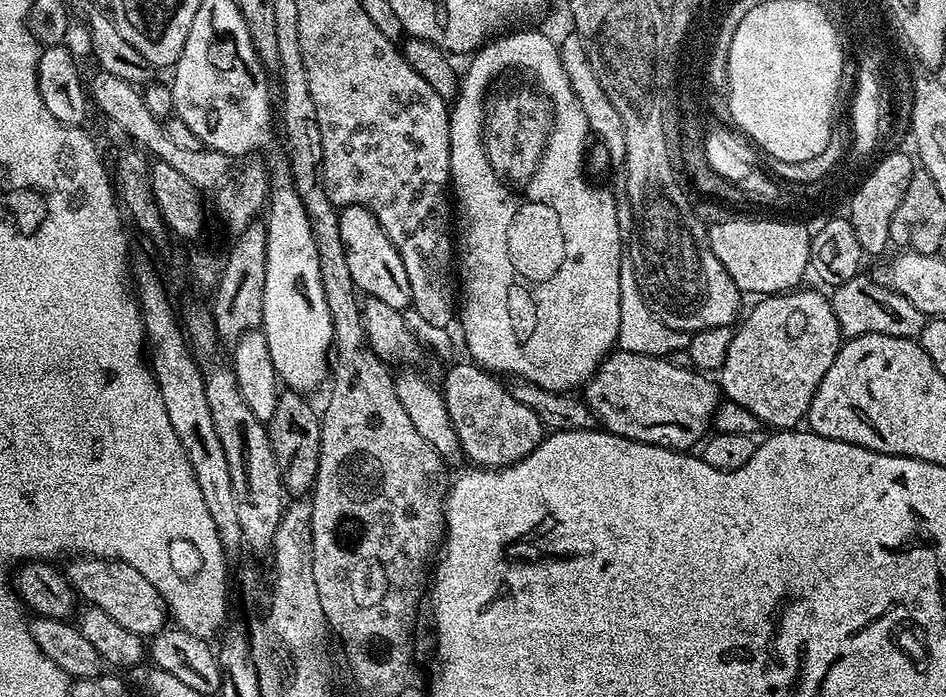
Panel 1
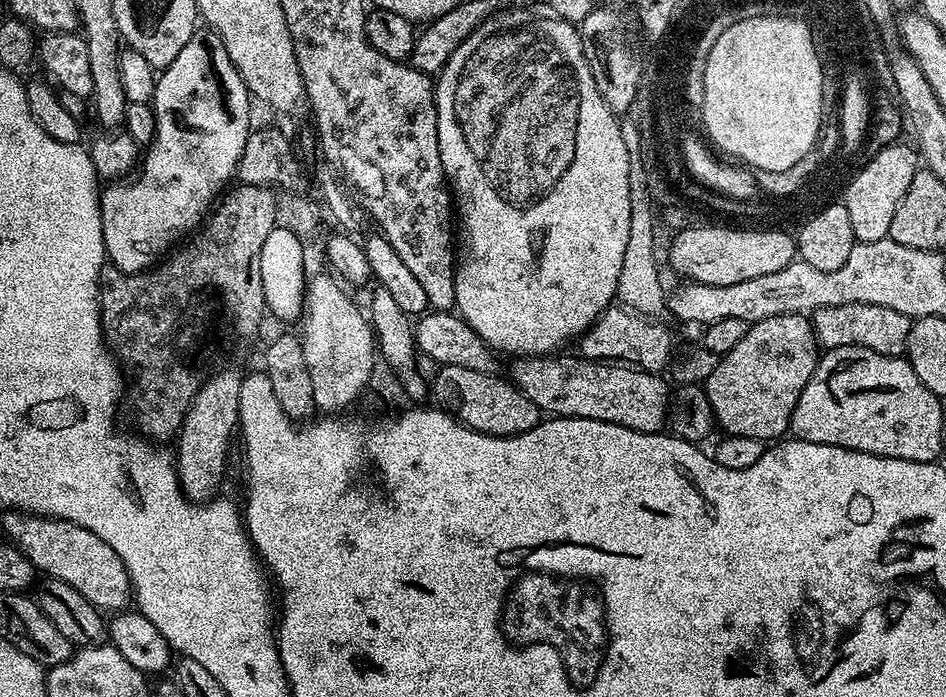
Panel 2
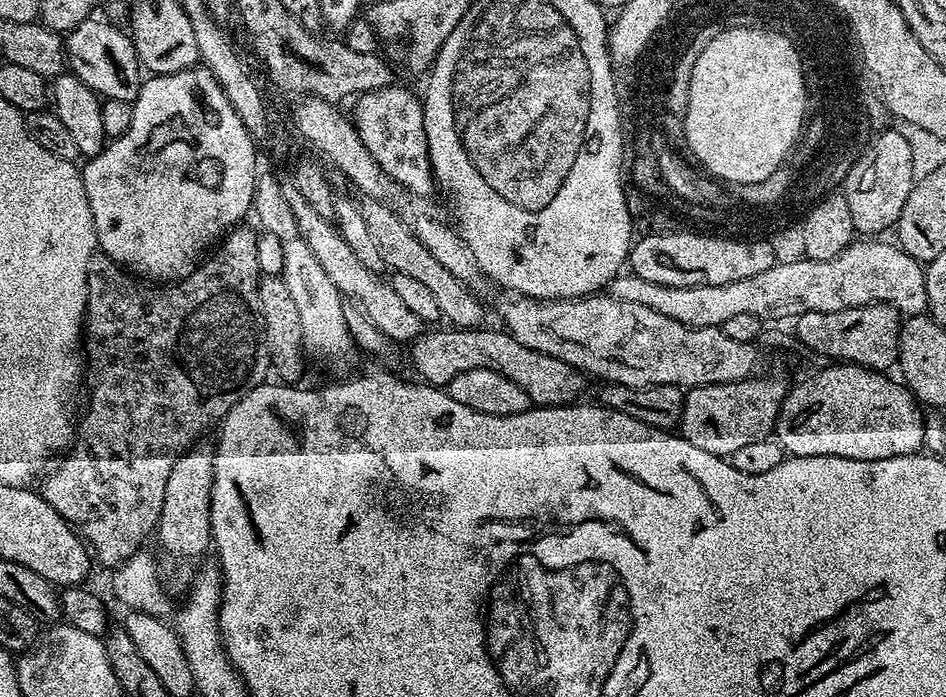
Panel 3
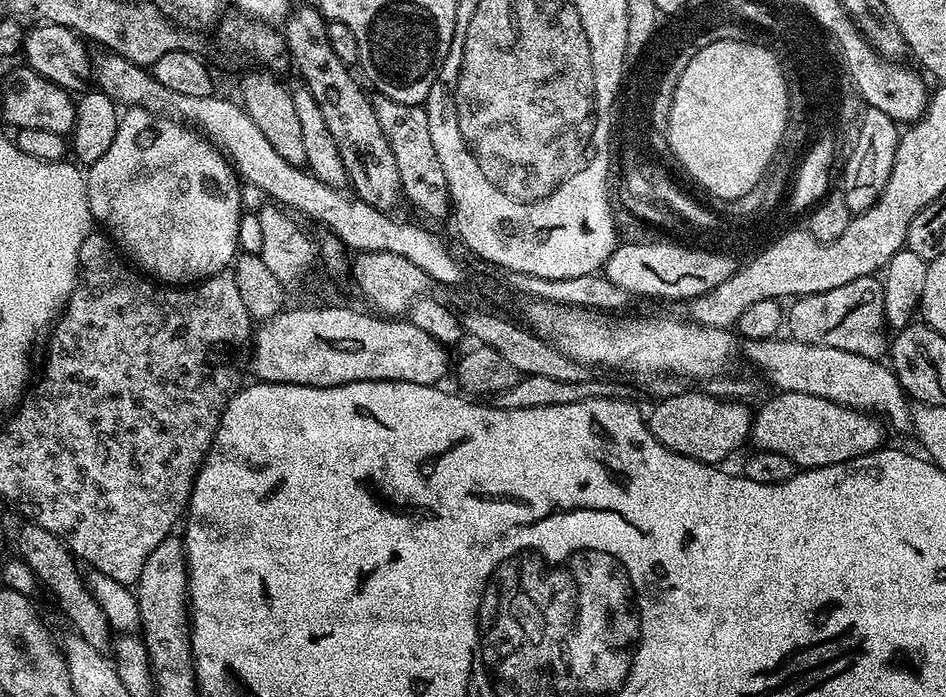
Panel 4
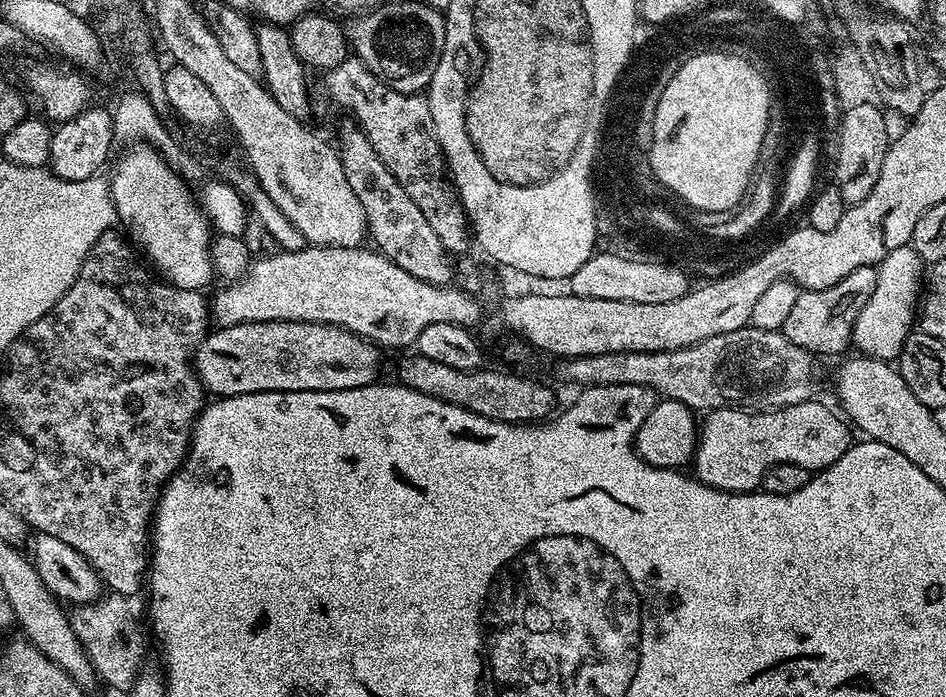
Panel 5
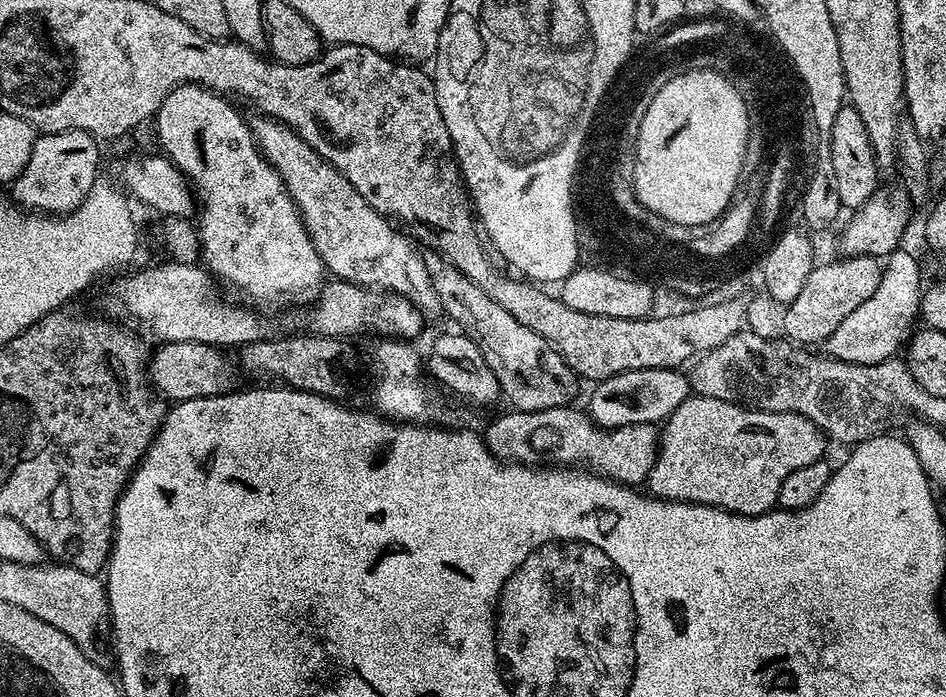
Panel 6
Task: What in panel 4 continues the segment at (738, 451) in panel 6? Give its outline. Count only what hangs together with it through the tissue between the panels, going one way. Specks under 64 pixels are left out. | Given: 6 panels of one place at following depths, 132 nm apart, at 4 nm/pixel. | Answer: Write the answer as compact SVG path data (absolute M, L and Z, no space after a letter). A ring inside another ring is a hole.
M780 392L773 400L766 401L760 409L755 409L750 440L752 444L756 443L755 447L761 452L786 454L786 458L794 461L797 469L831 468L847 460L865 456L868 452L875 452L885 443L883 427L885 425L875 415L857 412L854 408L835 404L826 398L814 398L814 394Z

